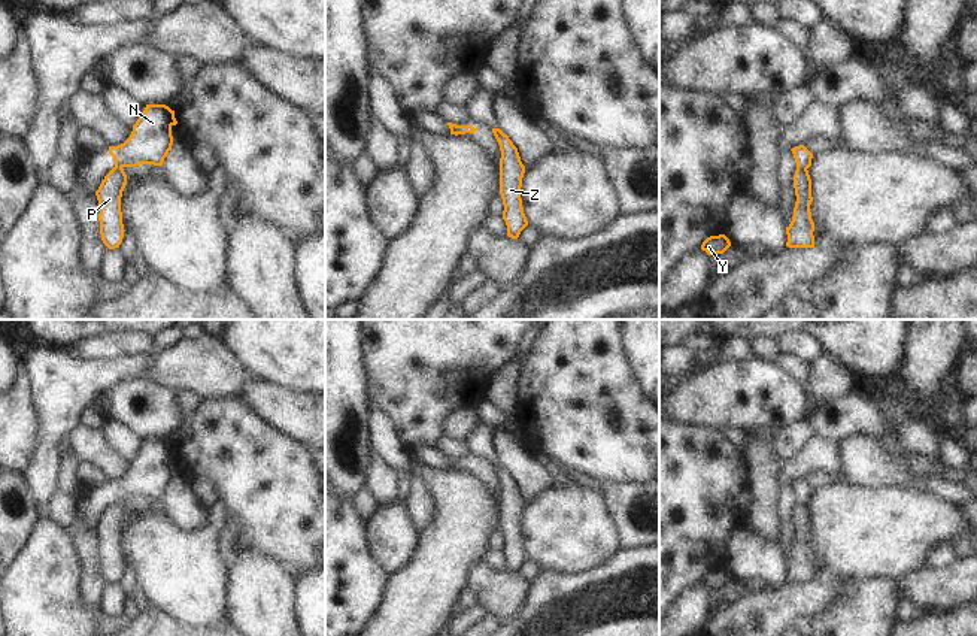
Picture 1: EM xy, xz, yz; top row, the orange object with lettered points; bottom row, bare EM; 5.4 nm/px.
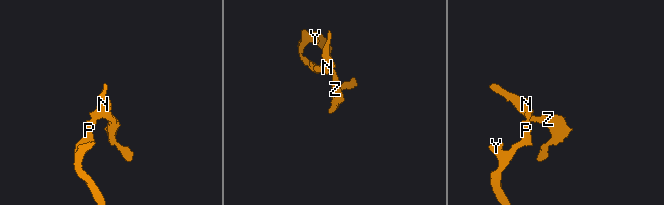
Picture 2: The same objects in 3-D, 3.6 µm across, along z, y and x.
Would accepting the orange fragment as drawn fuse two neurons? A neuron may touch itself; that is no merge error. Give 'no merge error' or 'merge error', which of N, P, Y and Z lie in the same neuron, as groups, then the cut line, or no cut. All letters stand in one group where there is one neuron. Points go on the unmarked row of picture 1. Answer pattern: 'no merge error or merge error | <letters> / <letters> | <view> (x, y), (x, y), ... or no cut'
merge error | N Z / P Y | yz (797, 500), (806, 503)

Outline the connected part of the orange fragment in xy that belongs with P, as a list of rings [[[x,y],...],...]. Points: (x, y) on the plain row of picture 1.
[[[113,502],[95,526],[100,542],[100,569],[109,584],[119,582],[125,566],[121,546],[121,531],[125,518],[127,509],[124,503]]]

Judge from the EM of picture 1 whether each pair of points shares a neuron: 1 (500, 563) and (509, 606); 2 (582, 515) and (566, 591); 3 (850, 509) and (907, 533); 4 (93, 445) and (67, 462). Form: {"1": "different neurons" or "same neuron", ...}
{"1": "different neurons", "2": "different neurons", "3": "same neuron", "4": "different neurons"}

